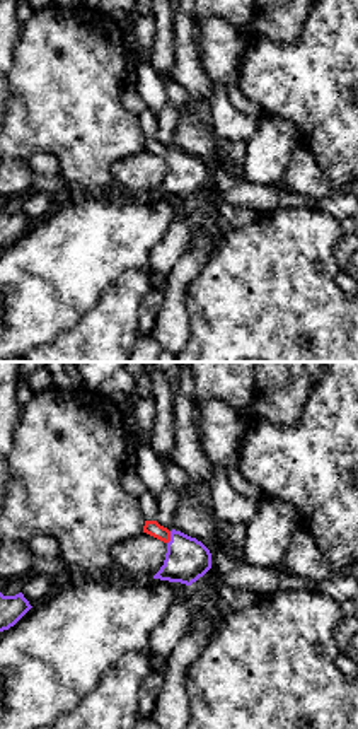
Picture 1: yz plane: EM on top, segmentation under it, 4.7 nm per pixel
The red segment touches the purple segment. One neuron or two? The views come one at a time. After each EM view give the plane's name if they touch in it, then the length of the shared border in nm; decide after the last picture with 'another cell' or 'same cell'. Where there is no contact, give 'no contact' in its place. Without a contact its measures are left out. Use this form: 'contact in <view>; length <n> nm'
contact in yz; length 70 nm

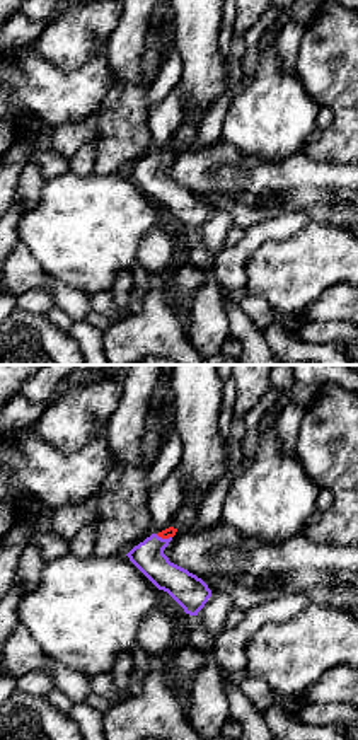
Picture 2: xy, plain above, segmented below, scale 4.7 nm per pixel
contact in xy; length 80 nm

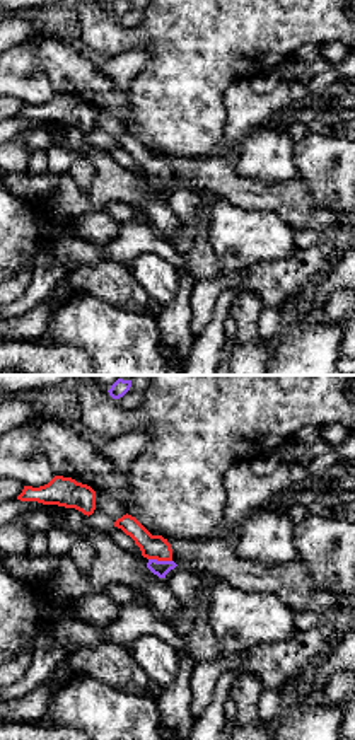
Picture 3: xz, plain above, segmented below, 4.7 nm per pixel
contact in xz; length 110 nm

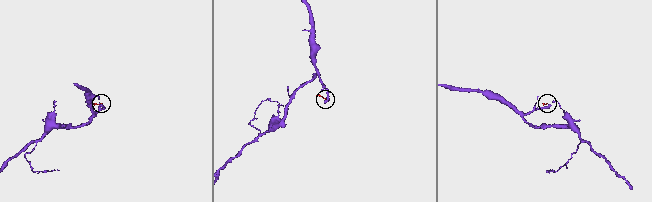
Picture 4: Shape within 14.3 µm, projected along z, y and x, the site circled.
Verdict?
same cell

